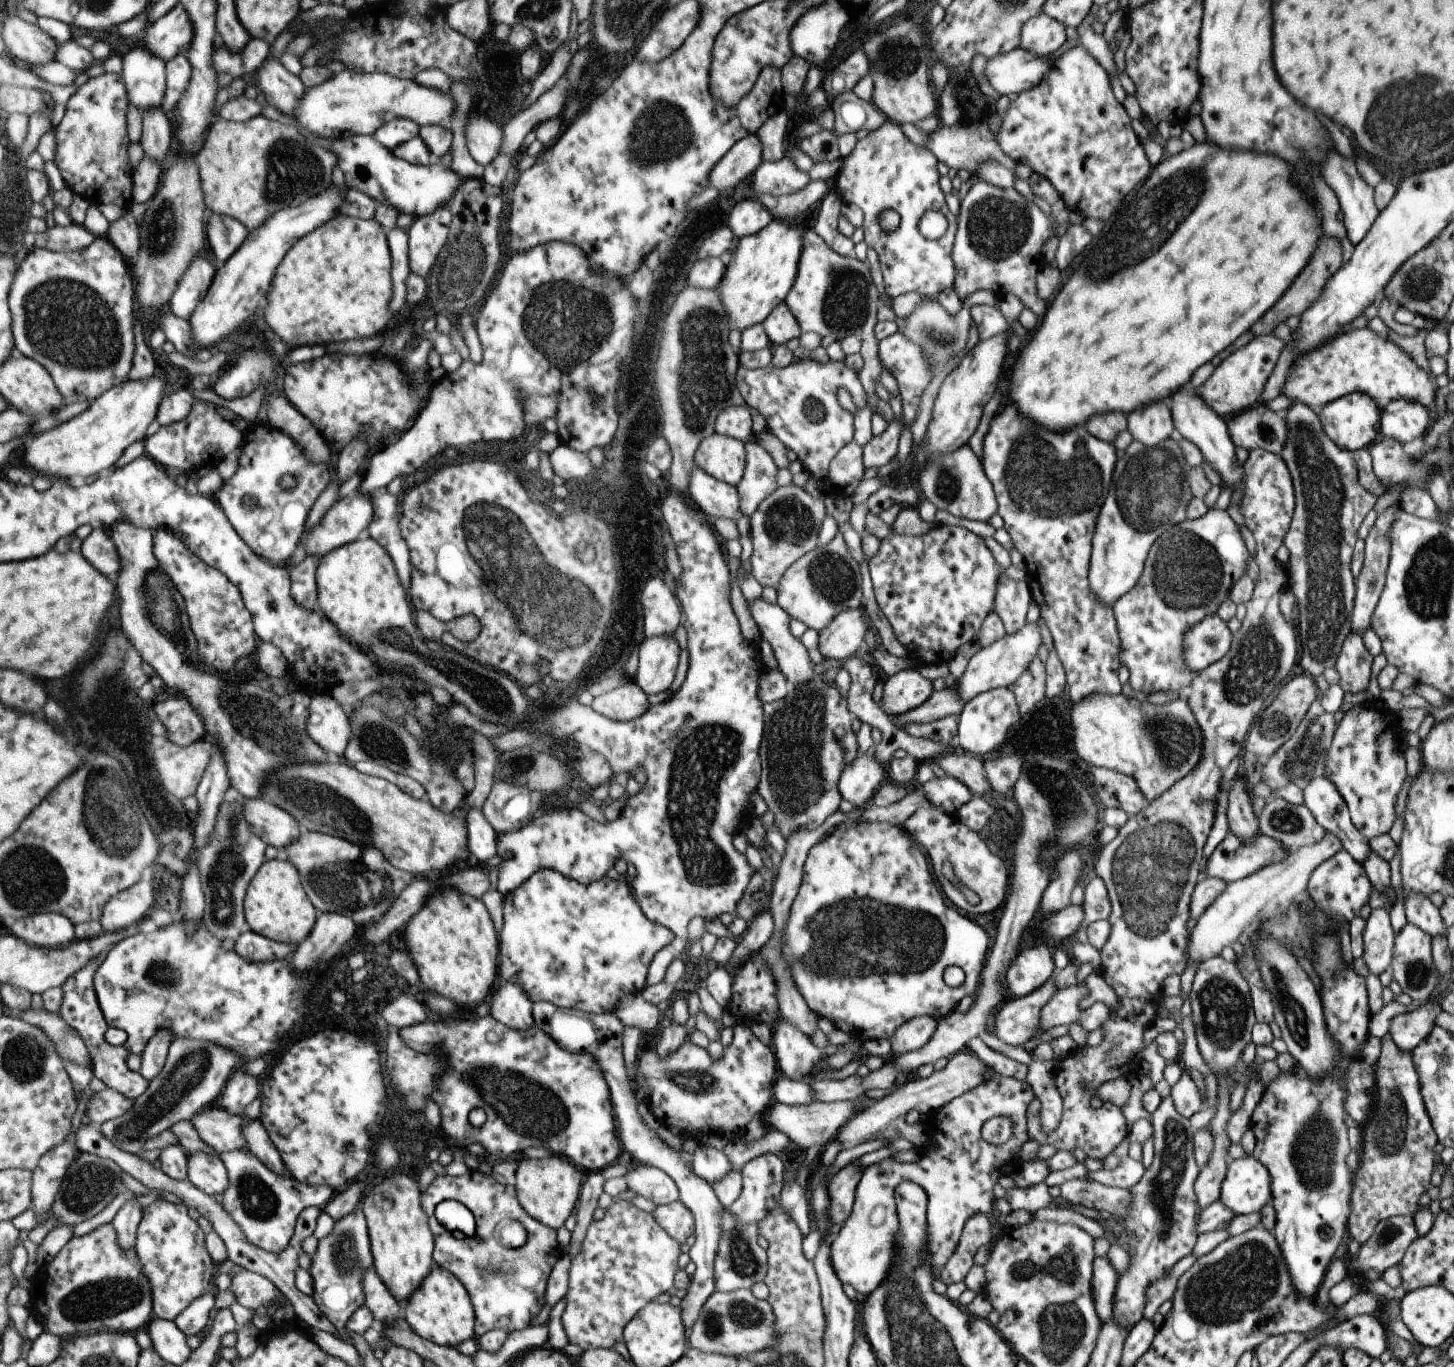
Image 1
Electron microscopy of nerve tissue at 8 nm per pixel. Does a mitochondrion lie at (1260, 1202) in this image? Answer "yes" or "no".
no

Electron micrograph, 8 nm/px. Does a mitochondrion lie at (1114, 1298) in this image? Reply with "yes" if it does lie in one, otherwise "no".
no

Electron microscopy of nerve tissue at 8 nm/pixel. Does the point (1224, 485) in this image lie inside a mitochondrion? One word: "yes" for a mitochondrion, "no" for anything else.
no

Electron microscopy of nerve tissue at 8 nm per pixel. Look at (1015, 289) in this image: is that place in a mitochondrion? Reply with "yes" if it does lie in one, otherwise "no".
no

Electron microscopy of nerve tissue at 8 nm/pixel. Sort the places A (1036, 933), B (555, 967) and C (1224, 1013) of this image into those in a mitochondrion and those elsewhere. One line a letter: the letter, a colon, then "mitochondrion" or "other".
A: other
B: mitochondrion
C: mitochondrion

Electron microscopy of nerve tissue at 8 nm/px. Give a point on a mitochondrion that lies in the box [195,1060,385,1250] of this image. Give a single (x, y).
(259, 1202)

